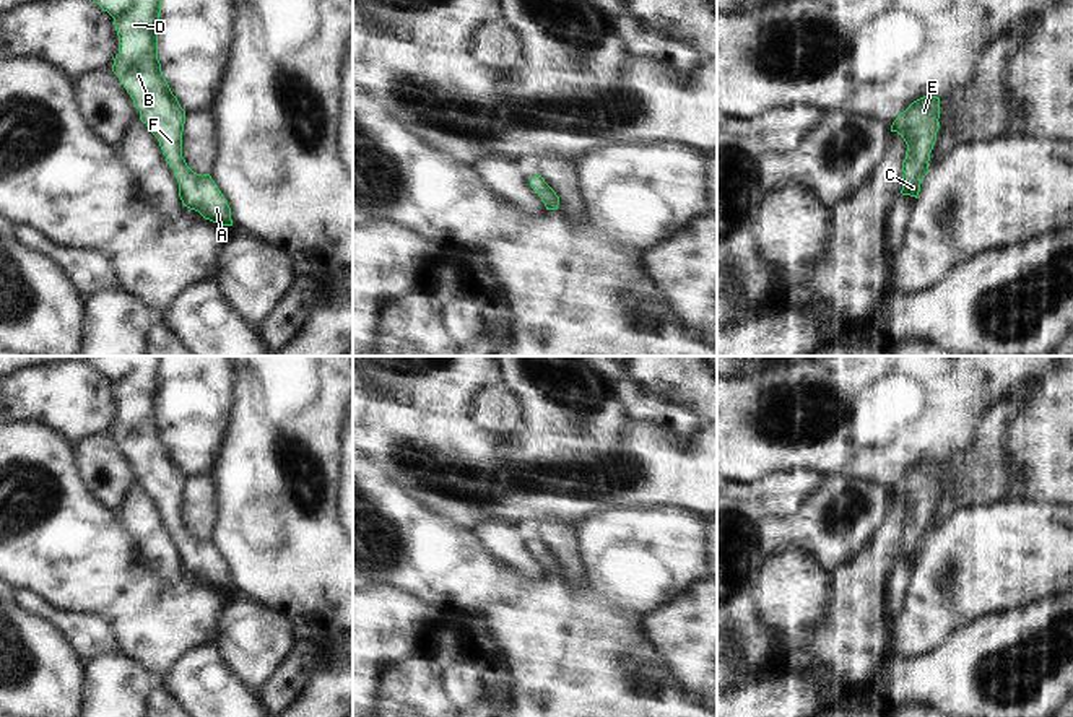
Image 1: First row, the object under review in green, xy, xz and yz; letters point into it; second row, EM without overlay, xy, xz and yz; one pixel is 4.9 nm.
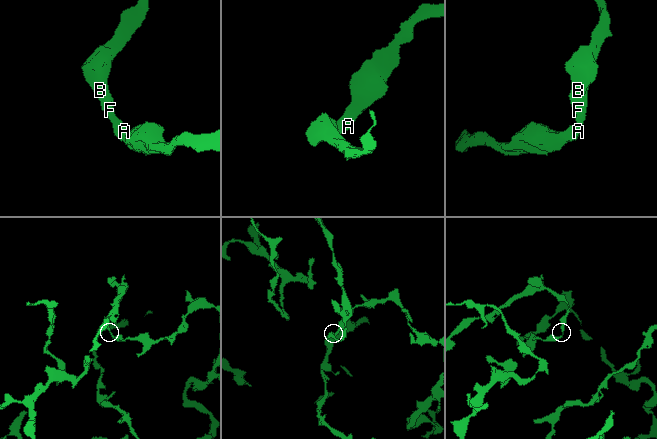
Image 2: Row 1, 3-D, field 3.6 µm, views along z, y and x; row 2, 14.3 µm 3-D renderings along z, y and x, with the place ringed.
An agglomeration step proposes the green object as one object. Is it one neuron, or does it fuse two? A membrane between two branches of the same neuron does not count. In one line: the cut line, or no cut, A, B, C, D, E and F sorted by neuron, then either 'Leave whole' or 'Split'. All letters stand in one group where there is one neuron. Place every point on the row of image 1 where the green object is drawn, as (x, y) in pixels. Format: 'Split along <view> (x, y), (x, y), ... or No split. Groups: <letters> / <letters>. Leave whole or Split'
No split. Groups: A B C D E F. Leave whole.

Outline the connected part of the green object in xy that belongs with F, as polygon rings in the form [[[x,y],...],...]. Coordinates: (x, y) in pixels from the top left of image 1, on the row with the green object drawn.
[[[94,0],[114,18],[119,54],[112,72],[140,111],[140,120],[158,138],[179,182],[184,206],[205,219],[232,226],[231,208],[210,174],[193,172],[182,158],[185,111],[172,94],[158,60],[163,0]]]

